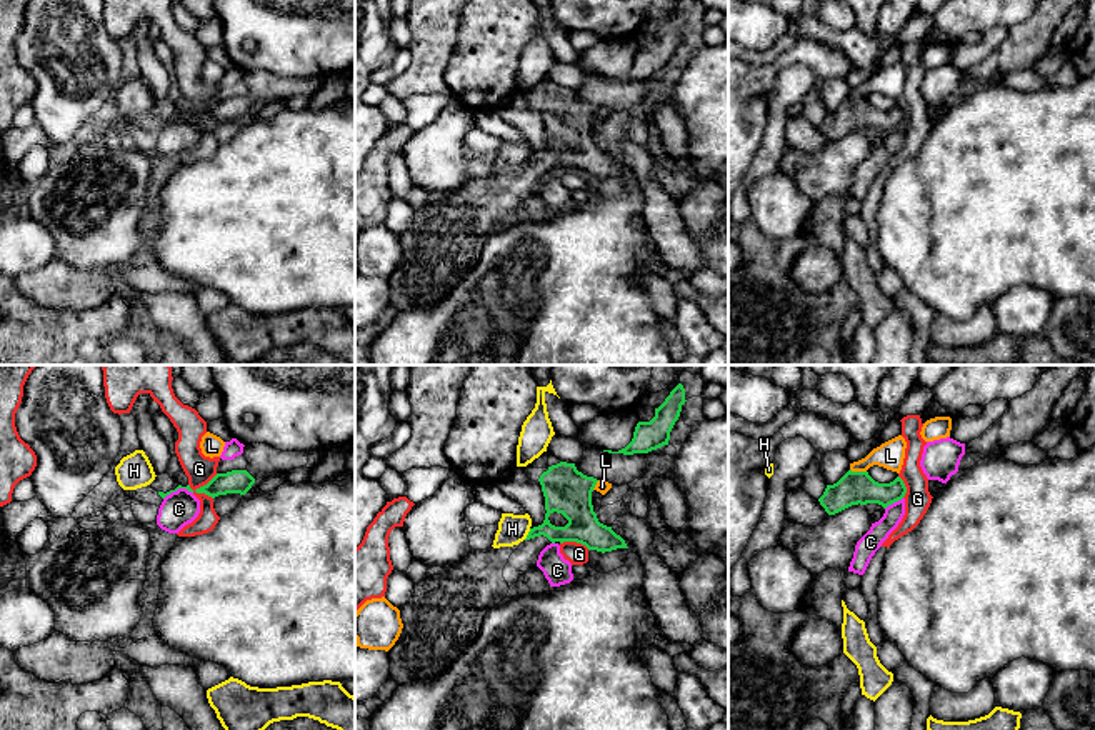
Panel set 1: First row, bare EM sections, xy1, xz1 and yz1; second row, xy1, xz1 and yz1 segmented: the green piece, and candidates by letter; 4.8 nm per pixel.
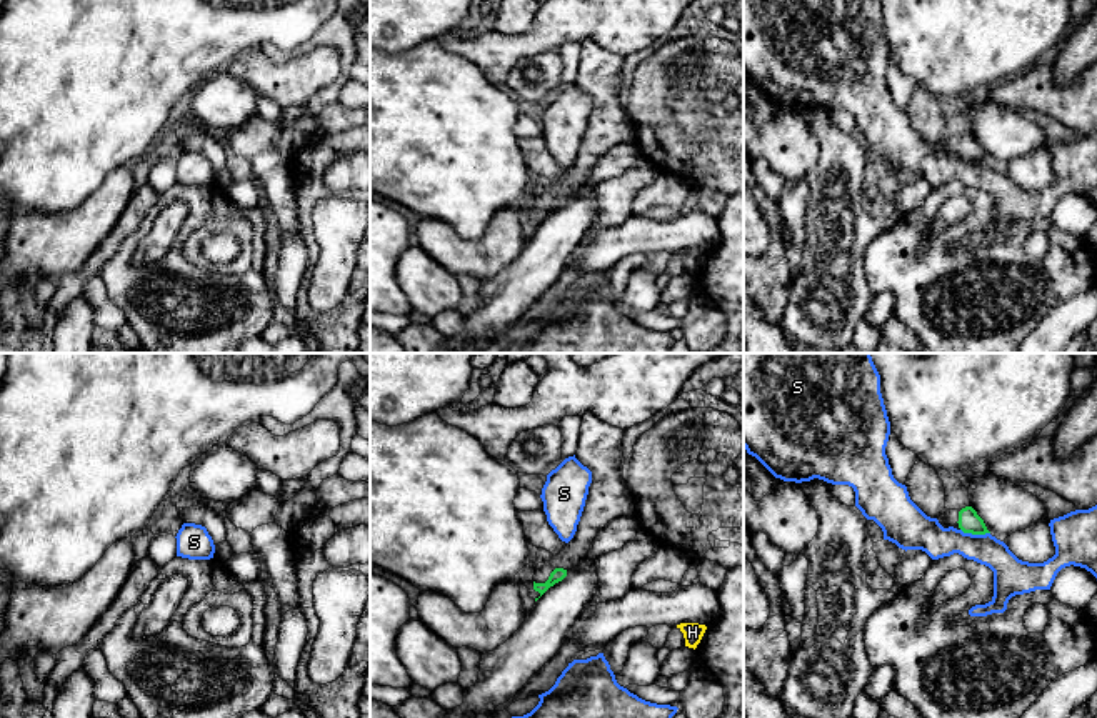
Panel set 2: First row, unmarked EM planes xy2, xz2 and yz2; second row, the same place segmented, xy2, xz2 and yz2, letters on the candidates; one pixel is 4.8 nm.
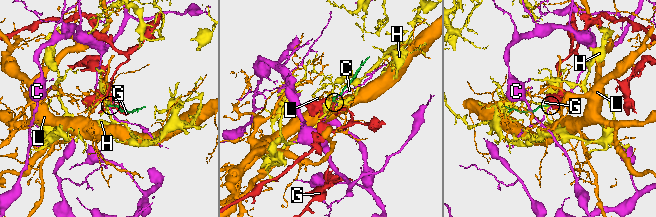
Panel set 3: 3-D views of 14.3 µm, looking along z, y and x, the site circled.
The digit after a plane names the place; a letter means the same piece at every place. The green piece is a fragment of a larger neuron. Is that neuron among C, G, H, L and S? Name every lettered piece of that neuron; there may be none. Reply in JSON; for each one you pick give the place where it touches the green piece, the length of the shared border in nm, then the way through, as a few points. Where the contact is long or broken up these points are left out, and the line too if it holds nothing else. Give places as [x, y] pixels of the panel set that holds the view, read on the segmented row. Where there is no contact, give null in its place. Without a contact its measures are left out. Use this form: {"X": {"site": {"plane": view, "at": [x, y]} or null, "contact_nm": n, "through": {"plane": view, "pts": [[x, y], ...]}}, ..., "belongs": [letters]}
{"belongs": []}

